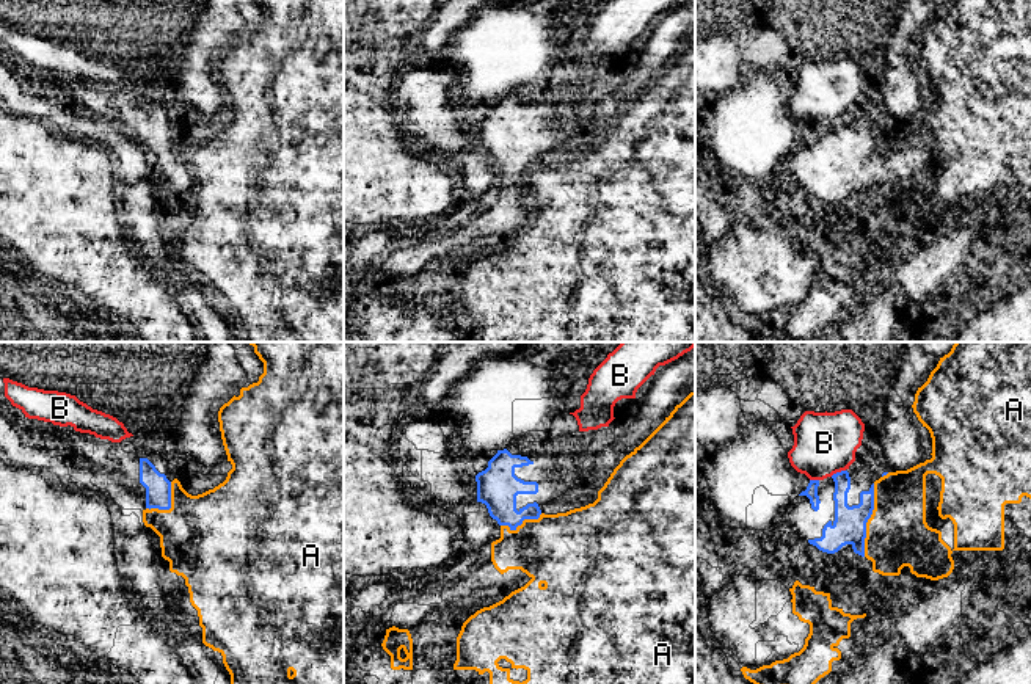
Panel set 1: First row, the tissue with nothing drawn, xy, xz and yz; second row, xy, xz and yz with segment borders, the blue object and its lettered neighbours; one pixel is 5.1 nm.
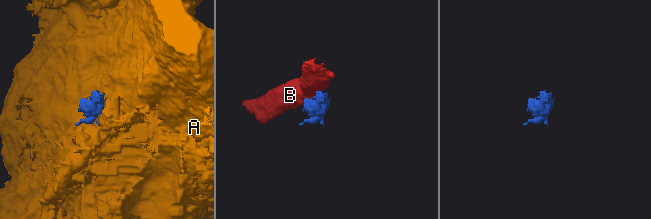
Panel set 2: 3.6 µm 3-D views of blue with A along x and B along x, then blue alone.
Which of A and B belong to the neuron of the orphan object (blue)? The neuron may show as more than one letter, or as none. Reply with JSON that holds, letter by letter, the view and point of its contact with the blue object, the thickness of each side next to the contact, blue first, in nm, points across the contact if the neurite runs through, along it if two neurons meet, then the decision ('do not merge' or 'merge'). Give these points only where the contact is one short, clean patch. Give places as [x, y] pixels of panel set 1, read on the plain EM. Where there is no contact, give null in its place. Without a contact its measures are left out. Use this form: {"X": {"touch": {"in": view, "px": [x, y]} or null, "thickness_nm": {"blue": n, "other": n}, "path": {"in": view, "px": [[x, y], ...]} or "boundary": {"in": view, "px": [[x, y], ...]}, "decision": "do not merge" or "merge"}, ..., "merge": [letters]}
{"A": {"touch": {"in": "yz", "px": [868, 167]}, "thickness_nm": {"blue": 180, "other": 320}, "decision": "do not merge"}, "B": {"touch": {"in": "yz", "px": [837, 121]}, "thickness_nm": {"blue": 140, "other": 320}, "decision": "do not merge"}, "merge": []}

